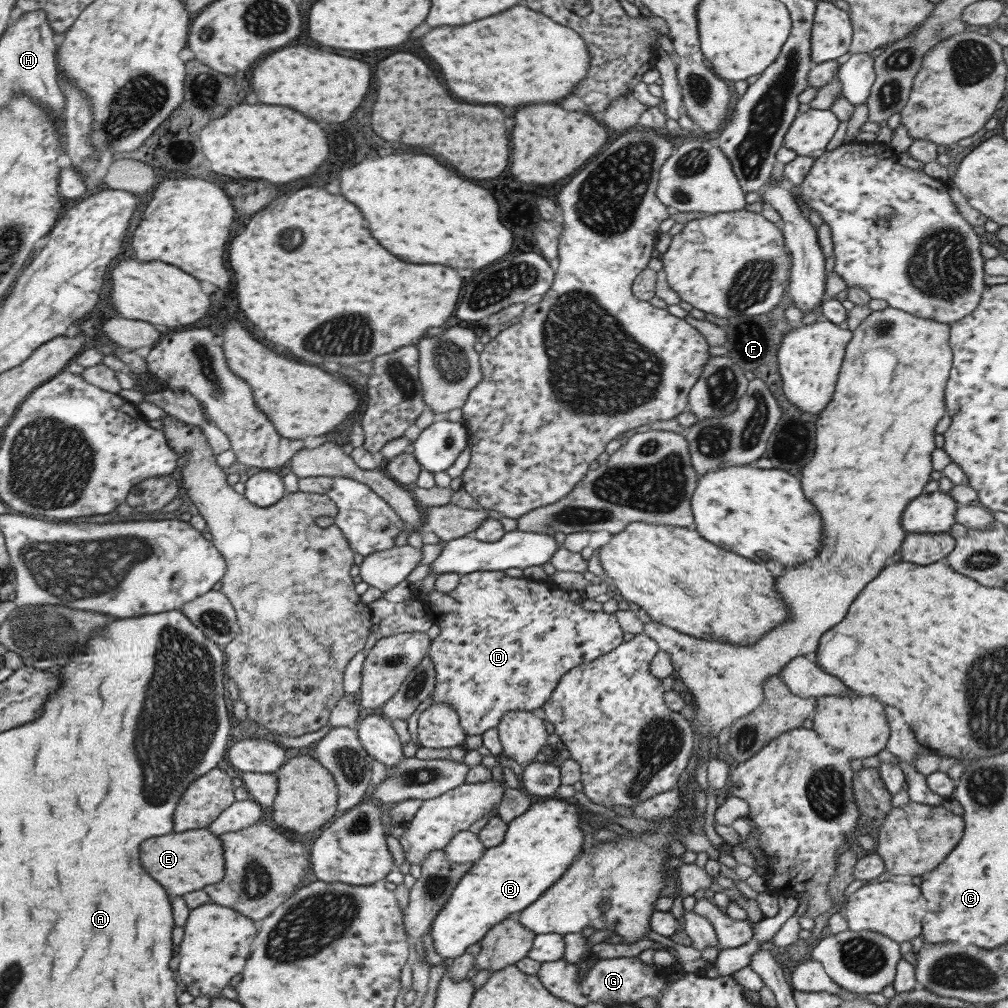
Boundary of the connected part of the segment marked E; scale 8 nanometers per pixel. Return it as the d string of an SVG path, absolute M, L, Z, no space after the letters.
M193 829L183 834L169 834L161 838L149 838L141 846L141 860L145 870L153 874L169 894L183 896L197 890L203 890L207 884L215 884L223 878L224 856L223 843L209 829Z

